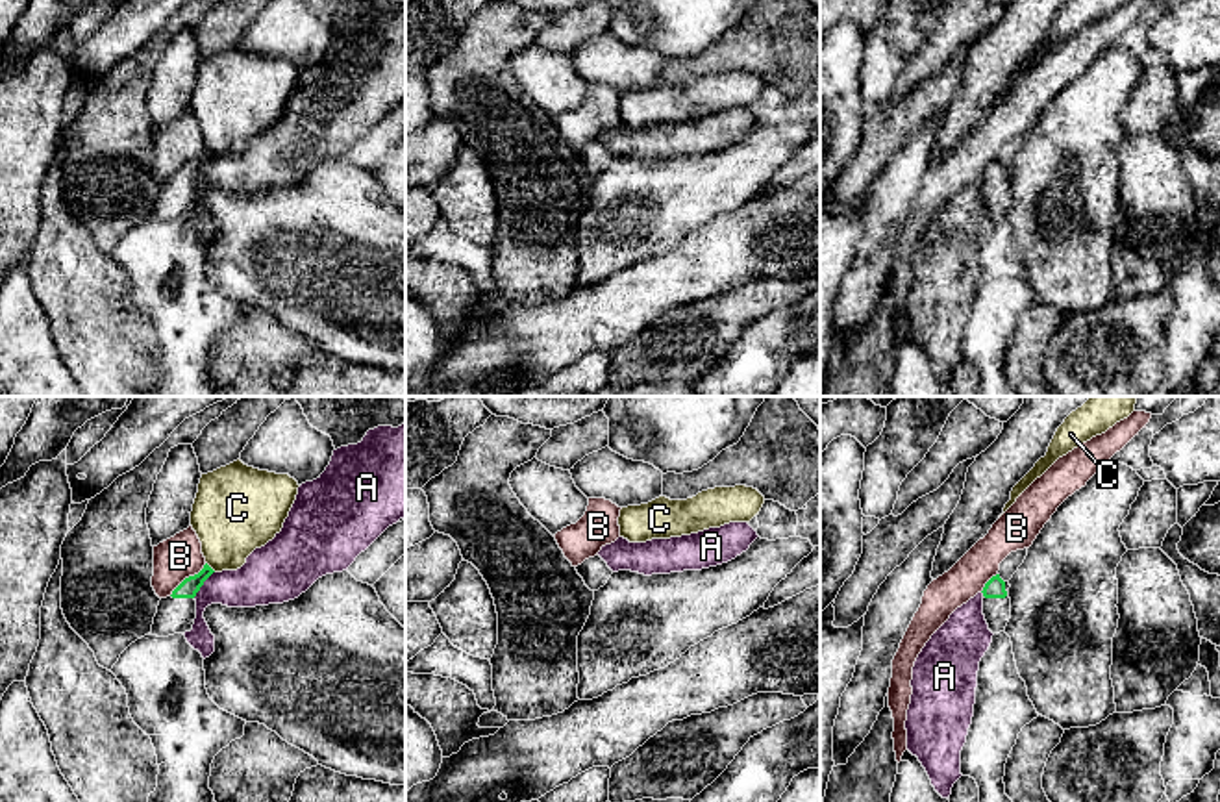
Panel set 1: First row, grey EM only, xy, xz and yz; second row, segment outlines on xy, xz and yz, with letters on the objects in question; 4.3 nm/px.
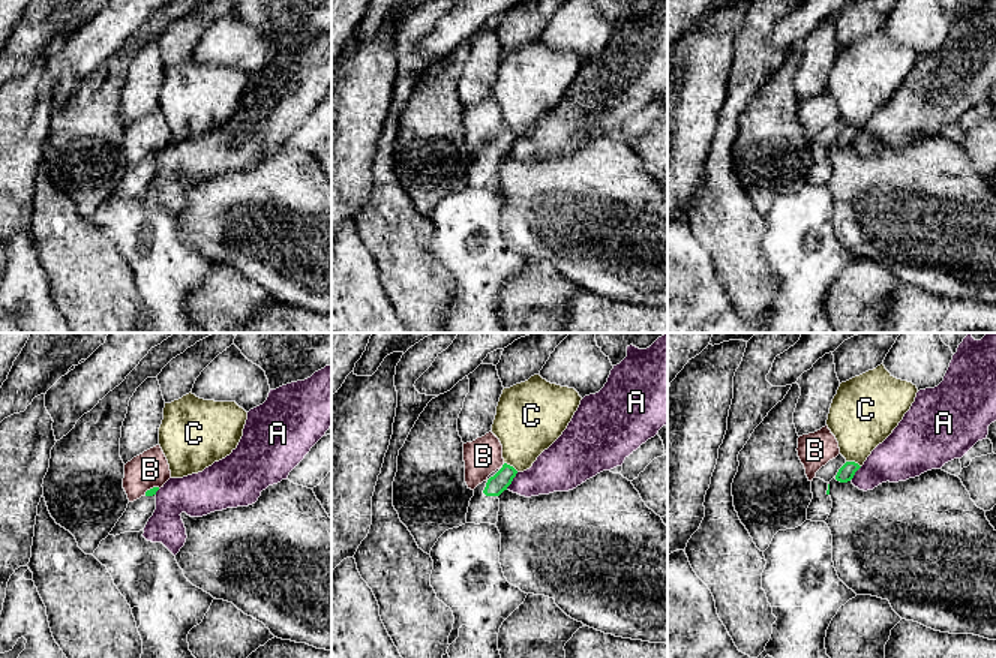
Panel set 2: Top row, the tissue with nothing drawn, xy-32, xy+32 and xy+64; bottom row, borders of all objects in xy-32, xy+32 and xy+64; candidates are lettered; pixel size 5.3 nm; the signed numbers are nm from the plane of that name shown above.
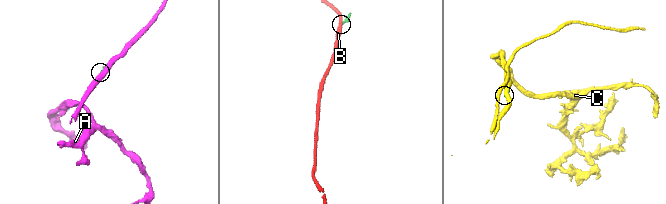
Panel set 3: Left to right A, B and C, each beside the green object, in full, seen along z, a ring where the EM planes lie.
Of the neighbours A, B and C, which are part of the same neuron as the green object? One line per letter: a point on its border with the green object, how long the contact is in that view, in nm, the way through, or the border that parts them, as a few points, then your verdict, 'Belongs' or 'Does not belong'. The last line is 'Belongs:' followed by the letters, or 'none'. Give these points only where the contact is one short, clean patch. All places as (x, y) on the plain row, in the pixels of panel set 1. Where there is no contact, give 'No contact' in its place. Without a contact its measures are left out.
A: Touches green at xy (202, 169). Shared border 150 nm. Does not belong
B: Touches green at xy (189, 162). Shared border 220 nm. Boundary: xy (206, 149), (169, 180). Does not belong
C: Touches green at xy (210, 152). Shared border 60 nm. Does not belong
Belongs: none

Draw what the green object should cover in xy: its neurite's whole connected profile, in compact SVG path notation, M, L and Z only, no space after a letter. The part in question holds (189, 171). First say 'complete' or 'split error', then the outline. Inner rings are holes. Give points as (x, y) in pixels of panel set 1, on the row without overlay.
split error; M205 148L198 159L185 163L170 182L161 183L150 219L168 222L191 217L196 204L194 182L213 157L215 156Z

